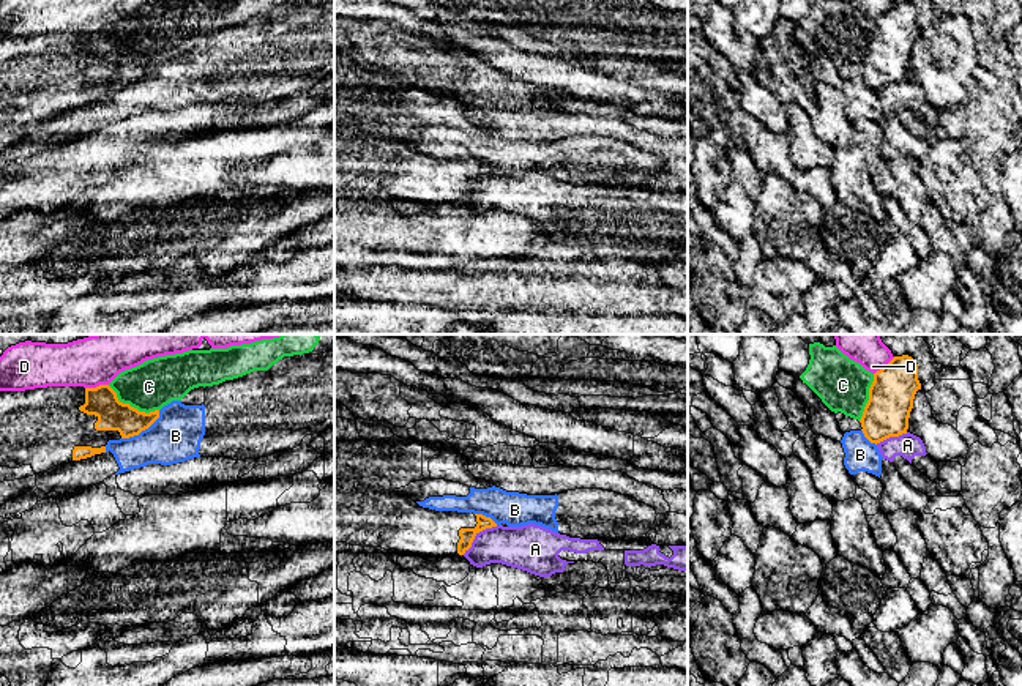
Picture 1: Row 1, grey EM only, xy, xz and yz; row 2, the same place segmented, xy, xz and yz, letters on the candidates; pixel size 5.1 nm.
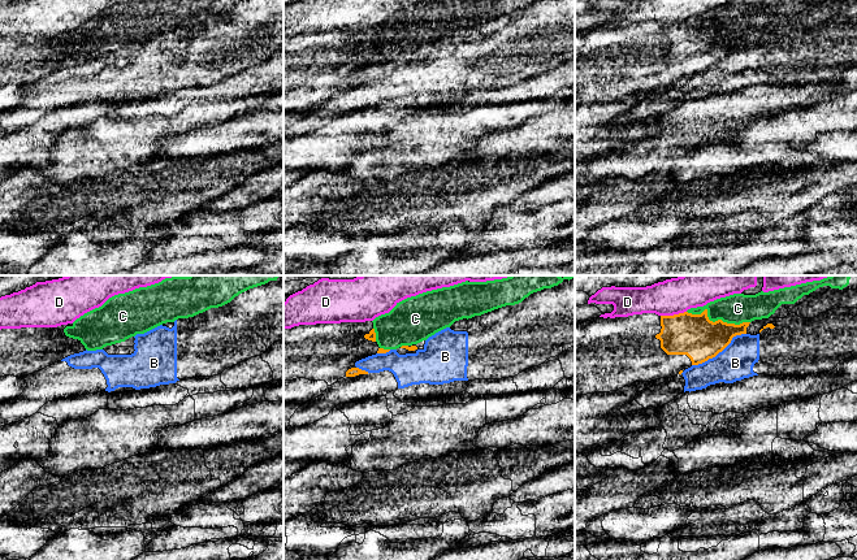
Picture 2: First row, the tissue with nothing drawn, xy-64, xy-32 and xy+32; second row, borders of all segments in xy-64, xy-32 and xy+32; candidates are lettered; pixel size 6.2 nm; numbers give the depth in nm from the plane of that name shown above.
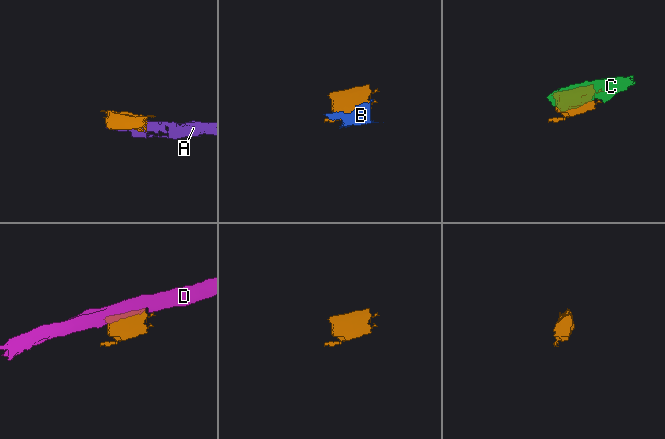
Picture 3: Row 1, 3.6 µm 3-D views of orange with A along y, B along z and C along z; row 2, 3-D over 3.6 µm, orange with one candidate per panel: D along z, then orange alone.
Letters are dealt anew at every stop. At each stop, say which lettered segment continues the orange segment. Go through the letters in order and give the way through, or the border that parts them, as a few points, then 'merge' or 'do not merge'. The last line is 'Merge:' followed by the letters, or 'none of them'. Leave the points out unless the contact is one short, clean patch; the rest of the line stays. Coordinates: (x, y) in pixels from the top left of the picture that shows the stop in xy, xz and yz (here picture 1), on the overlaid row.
A: do not merge
B: do not merge
C: do not merge
D: do not merge
Merge: none of them

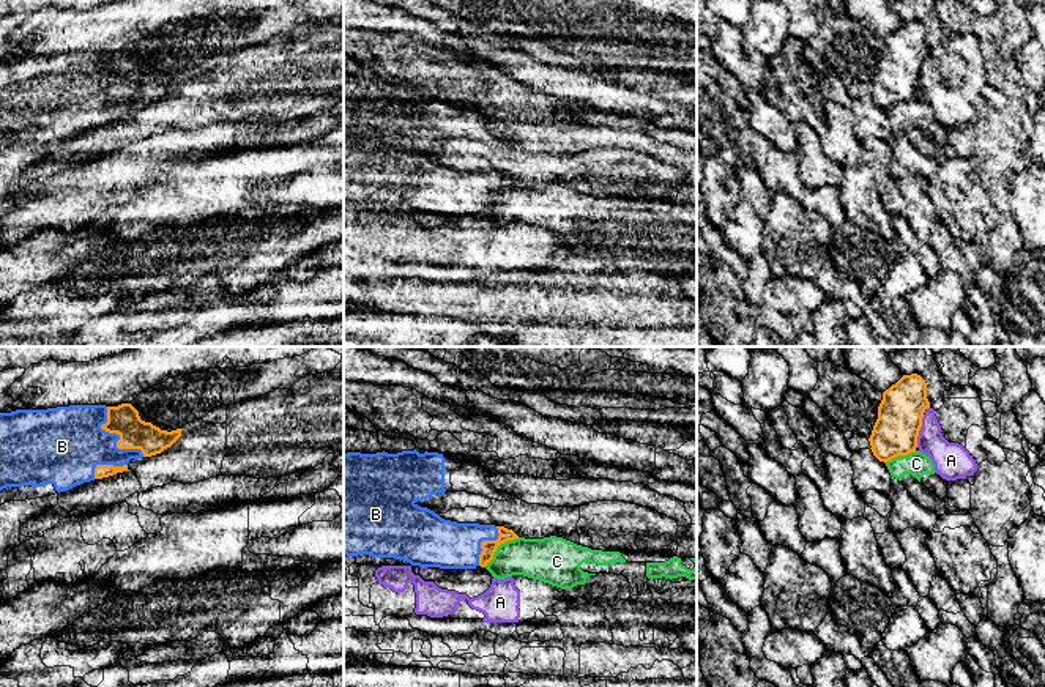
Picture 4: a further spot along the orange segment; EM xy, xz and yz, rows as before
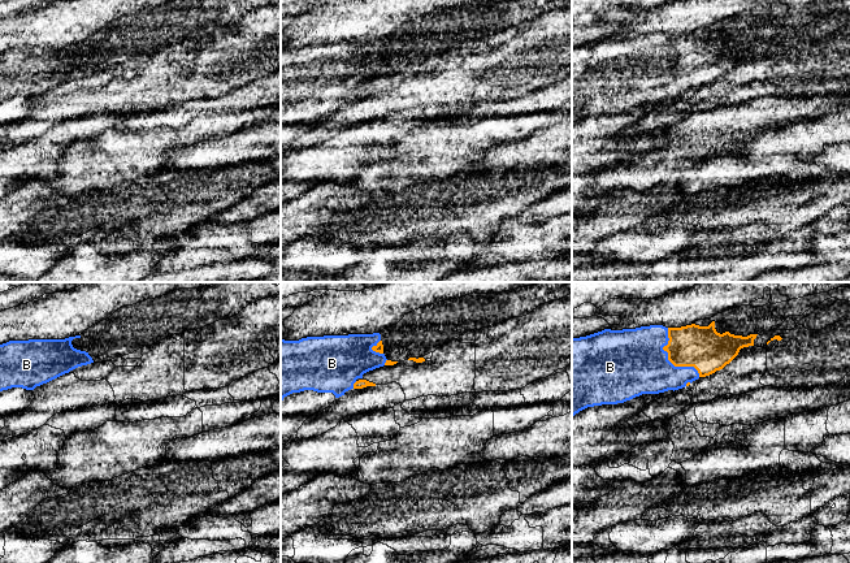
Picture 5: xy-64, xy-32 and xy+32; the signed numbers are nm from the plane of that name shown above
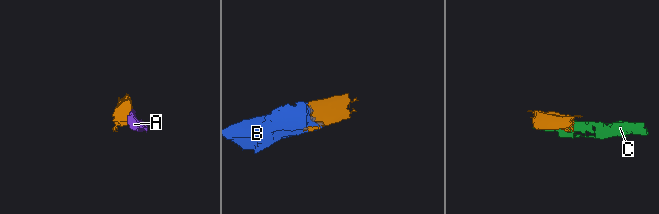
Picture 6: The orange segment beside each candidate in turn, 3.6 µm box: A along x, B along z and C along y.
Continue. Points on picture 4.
A: border along yz (924, 415), (916, 446); do not merge
B: merge
C: do not merge
Merge: B

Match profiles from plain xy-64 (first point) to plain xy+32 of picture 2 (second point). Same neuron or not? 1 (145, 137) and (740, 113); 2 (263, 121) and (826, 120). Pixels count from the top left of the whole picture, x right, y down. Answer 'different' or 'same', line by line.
1: different
2: different

